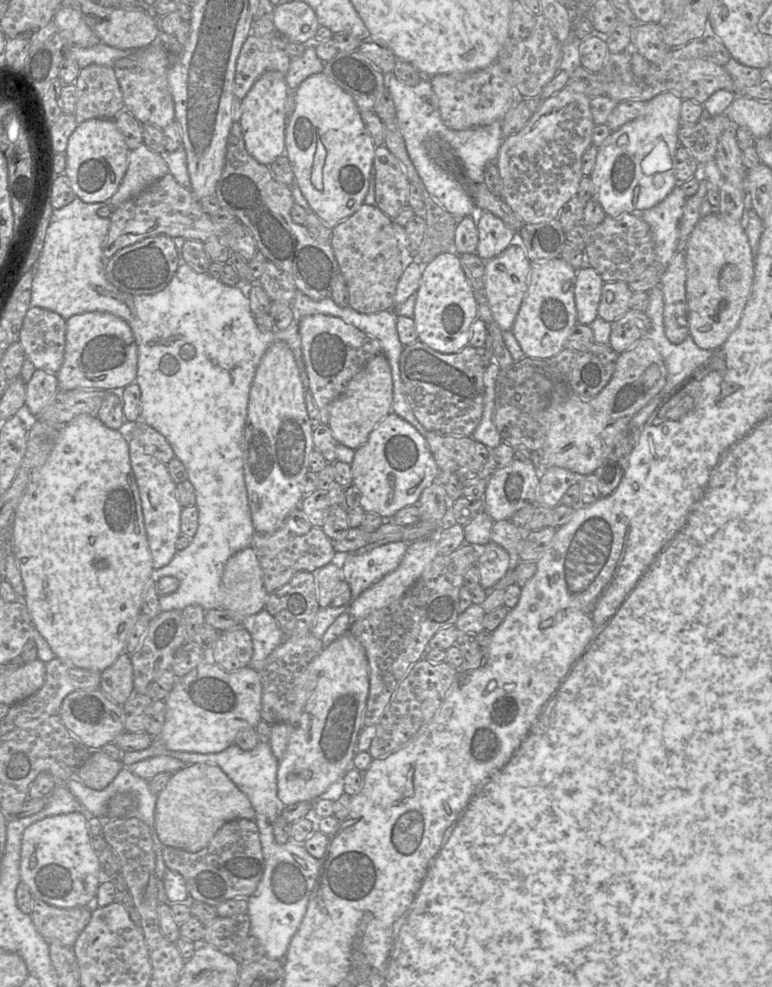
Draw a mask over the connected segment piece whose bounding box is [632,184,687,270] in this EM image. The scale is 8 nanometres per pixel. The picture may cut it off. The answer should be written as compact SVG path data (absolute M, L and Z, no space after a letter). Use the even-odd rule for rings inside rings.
M677 184L657 205L632 212L637 213L649 225L654 241L655 260L658 260L665 270L676 251L686 199L681 185Z

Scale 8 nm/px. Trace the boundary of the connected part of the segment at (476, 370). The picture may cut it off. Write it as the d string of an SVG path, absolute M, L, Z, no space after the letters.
M420 340L404 347L400 374L411 409L427 430L450 436L472 436L479 425L485 398L483 357L467 345L457 353L444 354Z

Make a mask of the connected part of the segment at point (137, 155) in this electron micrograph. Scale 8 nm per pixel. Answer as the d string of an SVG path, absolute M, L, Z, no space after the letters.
M144 143L129 151L128 169L109 204L117 208L129 199L139 195L151 184L169 173L166 156L152 151Z

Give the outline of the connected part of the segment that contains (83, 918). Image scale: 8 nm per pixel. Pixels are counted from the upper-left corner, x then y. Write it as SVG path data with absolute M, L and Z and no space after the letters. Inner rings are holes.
M34 896L30 917L36 930L48 944L73 947L89 923L92 911L97 907L96 896L88 905L73 908L54 907Z

